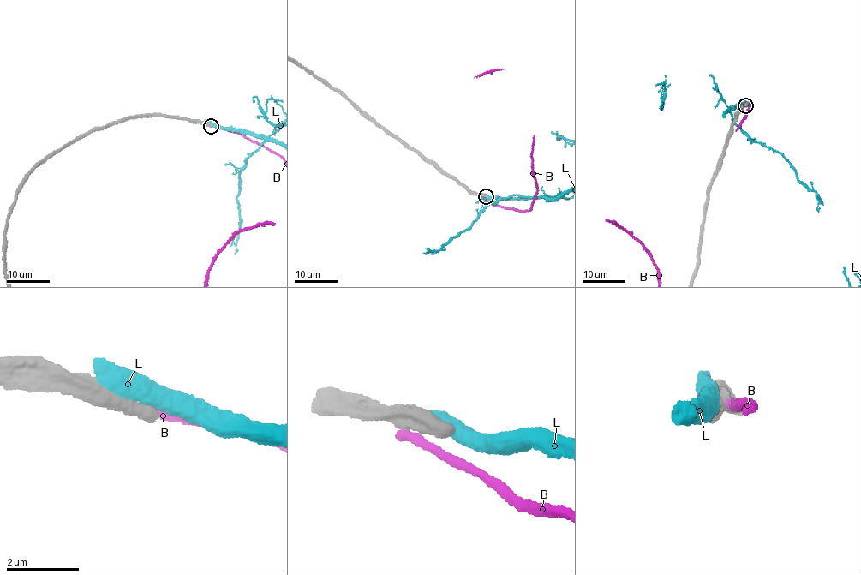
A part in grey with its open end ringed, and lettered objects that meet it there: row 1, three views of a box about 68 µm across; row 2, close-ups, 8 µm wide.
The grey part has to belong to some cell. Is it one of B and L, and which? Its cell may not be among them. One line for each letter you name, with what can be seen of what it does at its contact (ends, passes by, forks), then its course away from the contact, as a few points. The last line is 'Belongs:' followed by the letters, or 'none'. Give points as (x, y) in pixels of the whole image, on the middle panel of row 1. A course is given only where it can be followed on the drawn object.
Belongs: none

